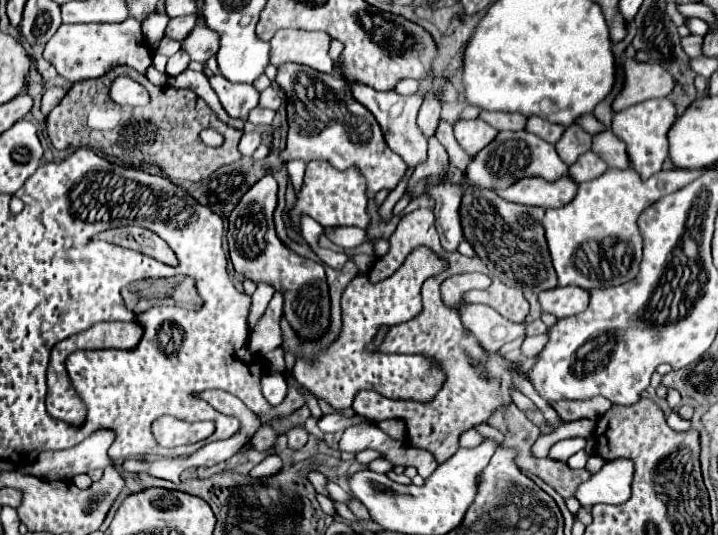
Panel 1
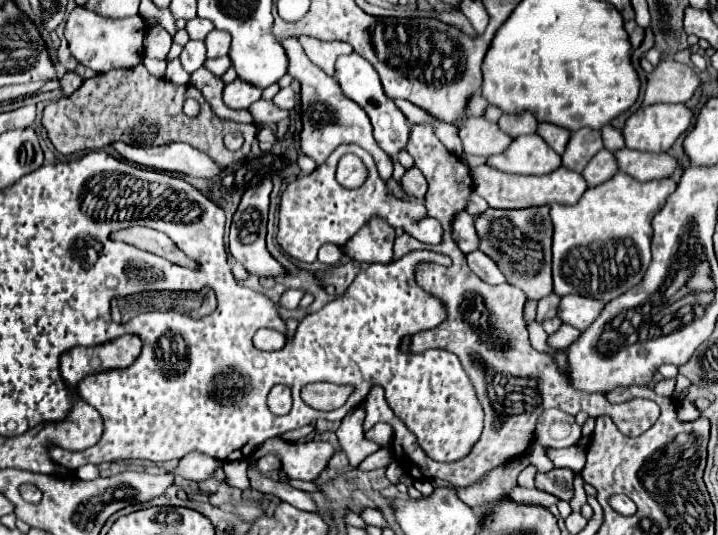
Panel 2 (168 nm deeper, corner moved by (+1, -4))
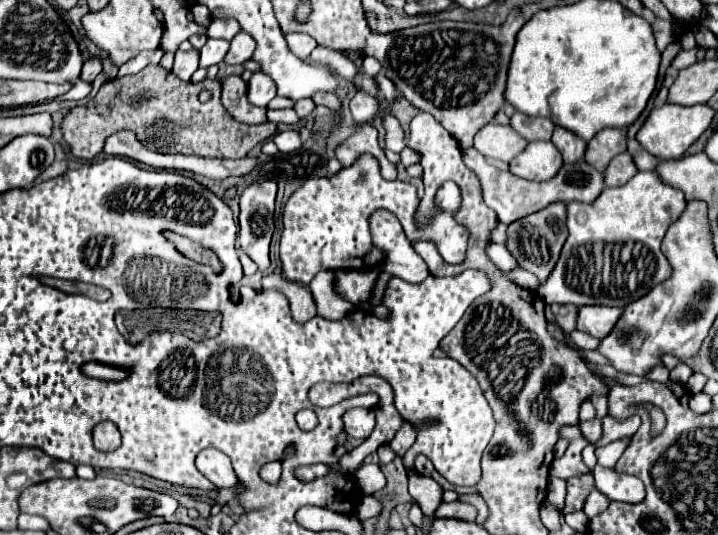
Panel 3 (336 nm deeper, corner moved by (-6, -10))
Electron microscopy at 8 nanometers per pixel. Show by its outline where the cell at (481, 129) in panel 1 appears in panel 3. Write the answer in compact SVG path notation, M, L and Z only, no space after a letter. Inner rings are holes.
M486 124L476 132L474 136L474 148L484 154L486 158L496 158L502 162L510 162L516 158L528 142L520 138L510 126L500 126L500 124Z

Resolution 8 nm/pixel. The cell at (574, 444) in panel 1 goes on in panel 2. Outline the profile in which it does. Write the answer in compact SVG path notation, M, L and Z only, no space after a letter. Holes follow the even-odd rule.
M533 444L533 448L529 448L527 460L531 464L535 464L539 472L549 472L553 468L553 462L549 462L549 458L545 456L545 448L539 446L539 444Z

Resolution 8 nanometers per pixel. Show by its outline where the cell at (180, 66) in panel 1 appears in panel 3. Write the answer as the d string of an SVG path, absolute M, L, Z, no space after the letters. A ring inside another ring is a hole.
M208 40L200 48L200 68L208 68L214 64L220 64L224 54L228 52L230 42L228 40Z

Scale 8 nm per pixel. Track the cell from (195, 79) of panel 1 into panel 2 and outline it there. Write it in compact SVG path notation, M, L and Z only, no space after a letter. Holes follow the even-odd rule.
M205 66L195 70L191 74L191 84L197 86L205 100L213 106L213 112L223 118L223 120L235 120L235 122L253 122L253 116L249 110L231 110L225 106L223 98L221 98L221 92L223 92L223 80L219 76L215 76L213 72L209 72Z

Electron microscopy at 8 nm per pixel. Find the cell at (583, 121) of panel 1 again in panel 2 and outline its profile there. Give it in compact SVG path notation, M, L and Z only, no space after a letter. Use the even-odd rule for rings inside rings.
M603 126L601 128L601 134L603 134L603 142L605 142L605 148L611 150L611 152L617 152L621 148L625 148L625 140L623 140L623 134L621 130L615 130L613 126Z

